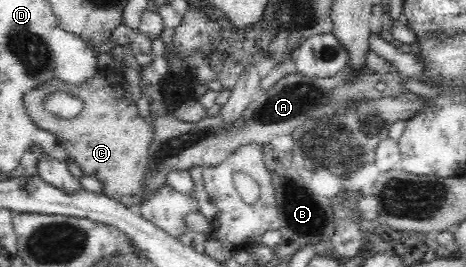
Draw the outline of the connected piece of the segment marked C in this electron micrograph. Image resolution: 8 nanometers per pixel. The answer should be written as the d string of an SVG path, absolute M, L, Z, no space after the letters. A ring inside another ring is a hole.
M106 73L88 79L82 85L61 83L58 79L38 84L24 94L23 102L26 115L42 131L56 136L66 150L68 159L76 162L86 176L102 182L105 195L128 208L142 201L142 179L148 163L148 148L153 138L154 129L146 119L138 117L136 107L130 107L124 99L118 83L106 83ZM50 92L70 92L82 98L83 110L70 119L56 117L44 108L43 101ZM138 198L138 201L137 201Z

